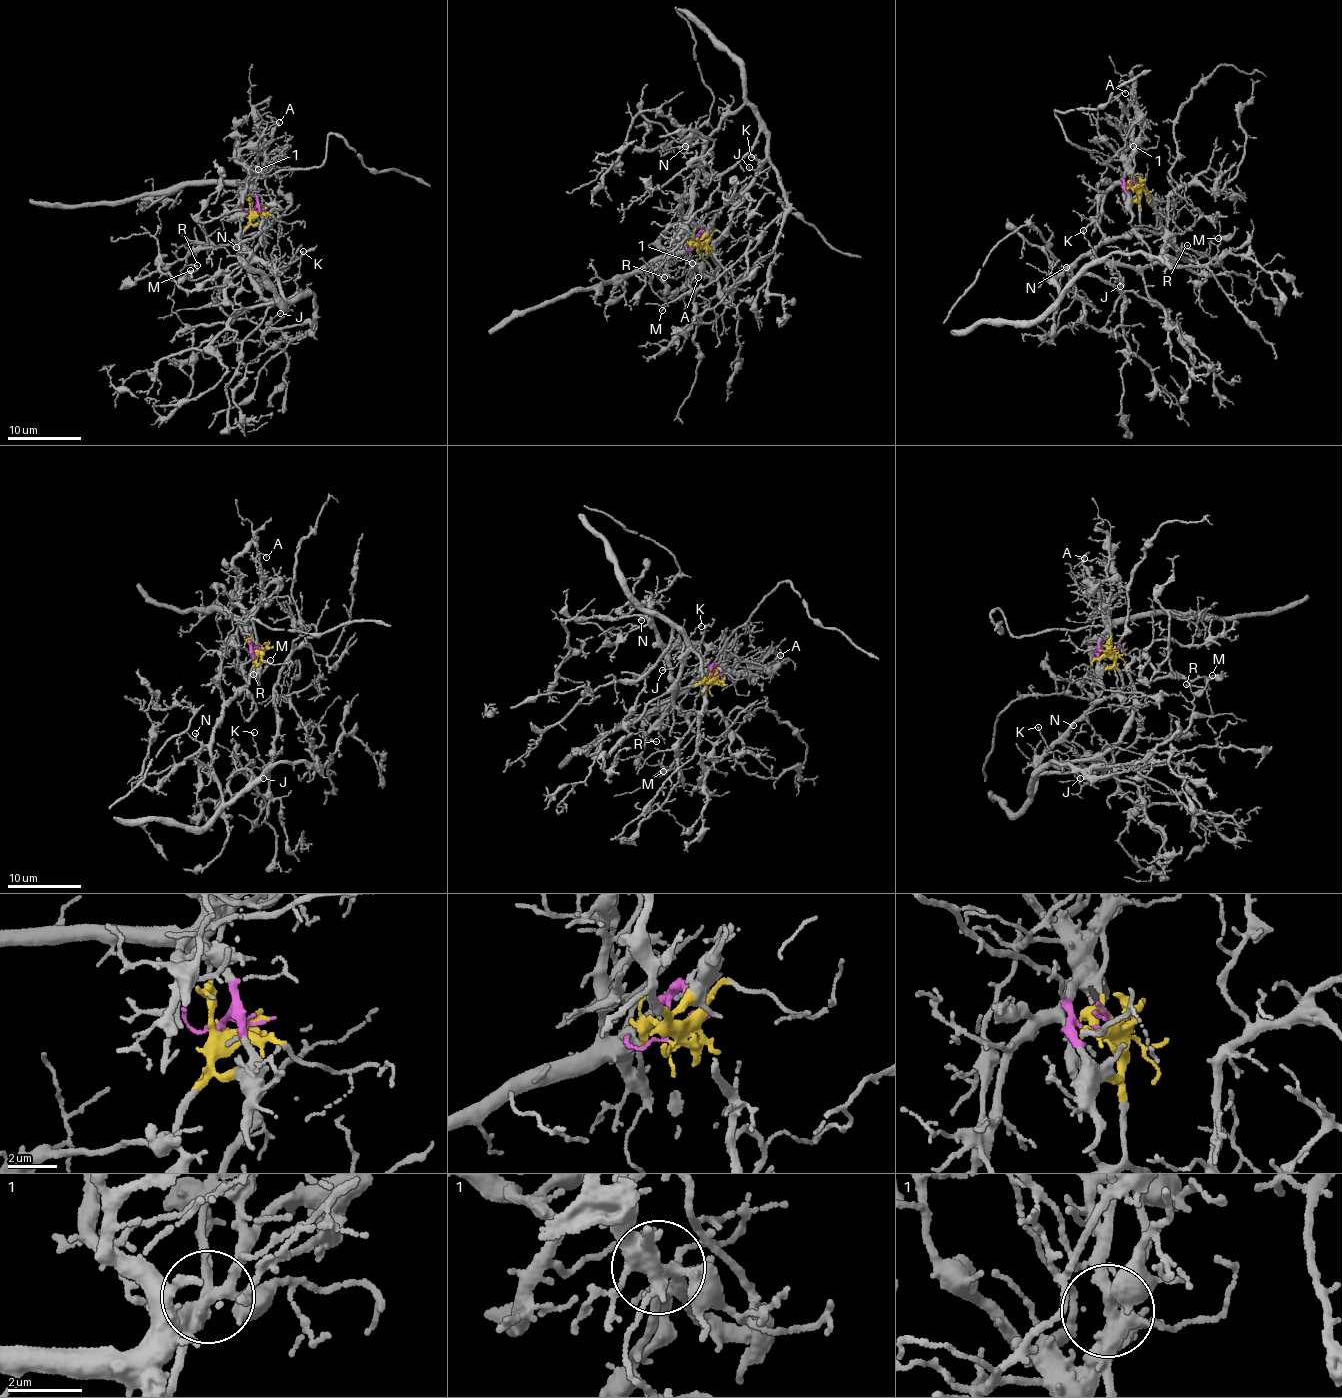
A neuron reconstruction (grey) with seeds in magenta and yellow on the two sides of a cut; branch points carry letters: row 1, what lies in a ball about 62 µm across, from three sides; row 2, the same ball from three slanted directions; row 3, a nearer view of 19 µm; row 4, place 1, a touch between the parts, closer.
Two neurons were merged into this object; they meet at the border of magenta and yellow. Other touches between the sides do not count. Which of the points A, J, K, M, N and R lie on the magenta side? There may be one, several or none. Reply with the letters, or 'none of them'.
A

